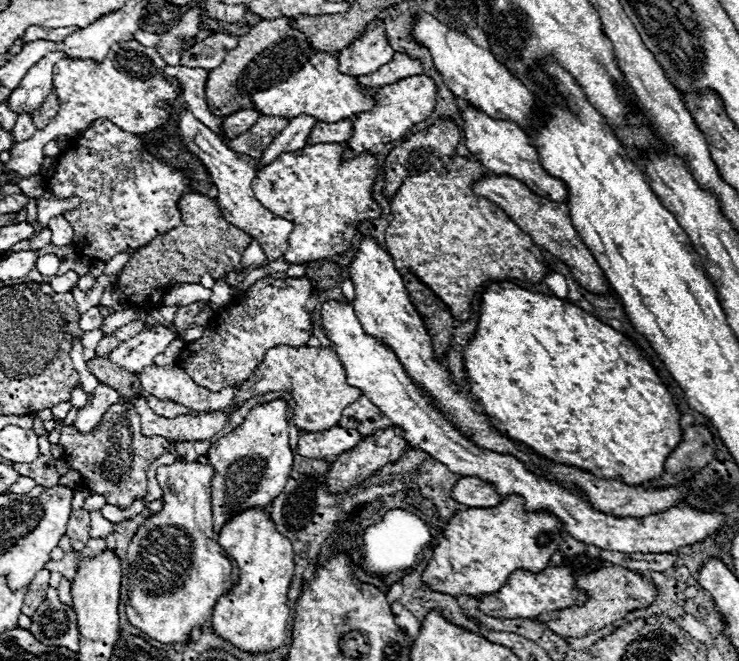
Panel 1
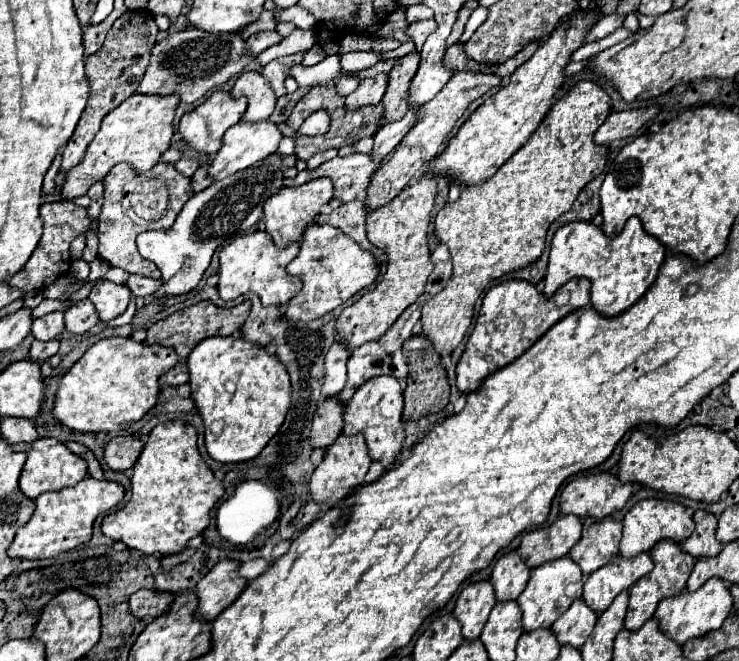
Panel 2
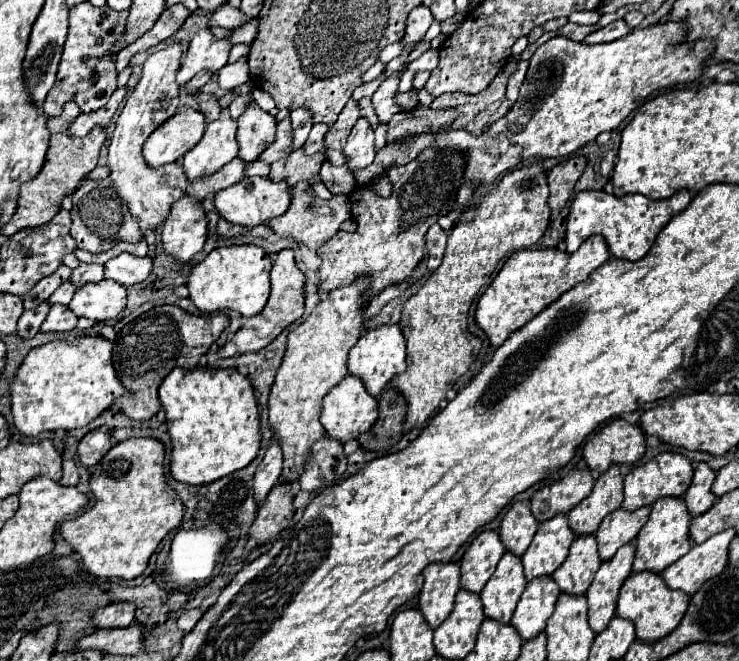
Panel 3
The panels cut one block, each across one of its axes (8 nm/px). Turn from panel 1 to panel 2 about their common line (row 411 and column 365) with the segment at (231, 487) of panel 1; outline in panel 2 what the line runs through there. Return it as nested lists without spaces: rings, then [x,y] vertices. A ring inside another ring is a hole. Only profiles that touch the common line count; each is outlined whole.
[[[312,224],[302,234],[300,252],[286,266],[286,272],[302,280],[302,290],[296,298],[288,302],[284,318],[308,322],[332,312],[334,308],[350,300],[356,292],[370,286],[378,276],[378,266],[368,250],[362,250],[354,240],[350,240],[338,228],[328,224],[322,226]]]

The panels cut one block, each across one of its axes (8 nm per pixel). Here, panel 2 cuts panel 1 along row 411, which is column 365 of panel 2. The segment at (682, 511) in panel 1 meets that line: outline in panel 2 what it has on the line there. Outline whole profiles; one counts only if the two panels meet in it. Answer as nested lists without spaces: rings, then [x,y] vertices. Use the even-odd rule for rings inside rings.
[[[376,376],[366,380],[352,396],[348,406],[344,408],[344,434],[352,436],[362,432],[368,444],[368,452],[372,460],[380,460],[384,466],[390,466],[404,442],[404,422],[402,422],[402,386],[394,376]]]

